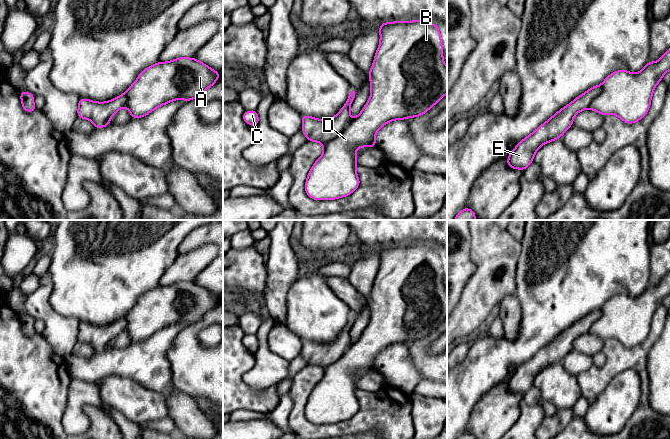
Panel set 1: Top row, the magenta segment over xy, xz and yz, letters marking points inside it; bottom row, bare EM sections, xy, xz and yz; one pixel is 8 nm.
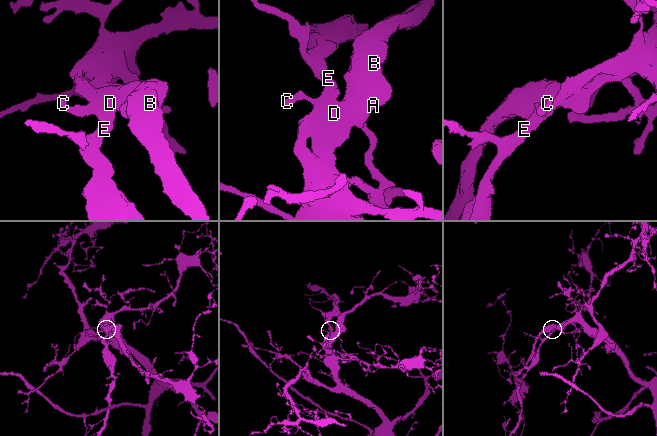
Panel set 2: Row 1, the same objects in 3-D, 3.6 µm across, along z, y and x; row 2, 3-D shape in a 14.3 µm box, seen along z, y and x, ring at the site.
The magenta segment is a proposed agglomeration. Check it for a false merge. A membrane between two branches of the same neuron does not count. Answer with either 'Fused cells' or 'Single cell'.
Single cell

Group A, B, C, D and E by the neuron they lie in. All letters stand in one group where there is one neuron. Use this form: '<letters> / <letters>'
A B C D E

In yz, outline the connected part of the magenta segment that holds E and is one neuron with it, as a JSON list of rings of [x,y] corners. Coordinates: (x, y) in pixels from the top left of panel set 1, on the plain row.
[[[670,272],[658,285],[649,285],[638,297],[631,297],[627,294],[613,296],[605,302],[601,309],[591,311],[520,365],[507,381],[507,389],[512,393],[521,393],[524,395],[533,386],[537,374],[545,367],[561,362],[567,353],[573,349],[574,340],[585,333],[597,335],[603,340],[607,338],[616,339],[626,348],[638,346],[647,338],[653,315],[656,309],[662,304],[663,299],[669,294]]]

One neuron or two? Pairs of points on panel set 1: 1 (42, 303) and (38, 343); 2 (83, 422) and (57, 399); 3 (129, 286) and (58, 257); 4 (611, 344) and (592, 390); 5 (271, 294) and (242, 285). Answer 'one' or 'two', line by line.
1: two
2: two
3: one
4: one
5: two

